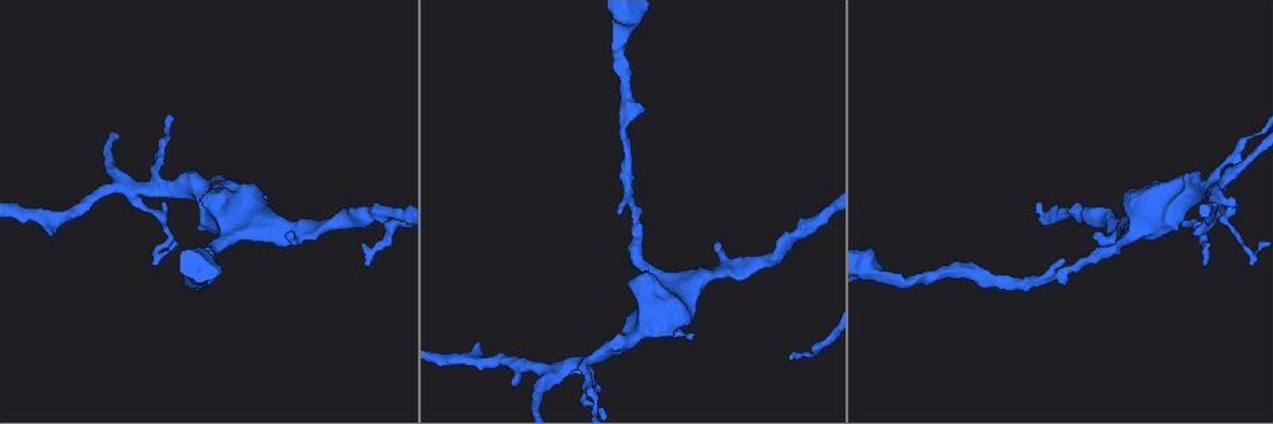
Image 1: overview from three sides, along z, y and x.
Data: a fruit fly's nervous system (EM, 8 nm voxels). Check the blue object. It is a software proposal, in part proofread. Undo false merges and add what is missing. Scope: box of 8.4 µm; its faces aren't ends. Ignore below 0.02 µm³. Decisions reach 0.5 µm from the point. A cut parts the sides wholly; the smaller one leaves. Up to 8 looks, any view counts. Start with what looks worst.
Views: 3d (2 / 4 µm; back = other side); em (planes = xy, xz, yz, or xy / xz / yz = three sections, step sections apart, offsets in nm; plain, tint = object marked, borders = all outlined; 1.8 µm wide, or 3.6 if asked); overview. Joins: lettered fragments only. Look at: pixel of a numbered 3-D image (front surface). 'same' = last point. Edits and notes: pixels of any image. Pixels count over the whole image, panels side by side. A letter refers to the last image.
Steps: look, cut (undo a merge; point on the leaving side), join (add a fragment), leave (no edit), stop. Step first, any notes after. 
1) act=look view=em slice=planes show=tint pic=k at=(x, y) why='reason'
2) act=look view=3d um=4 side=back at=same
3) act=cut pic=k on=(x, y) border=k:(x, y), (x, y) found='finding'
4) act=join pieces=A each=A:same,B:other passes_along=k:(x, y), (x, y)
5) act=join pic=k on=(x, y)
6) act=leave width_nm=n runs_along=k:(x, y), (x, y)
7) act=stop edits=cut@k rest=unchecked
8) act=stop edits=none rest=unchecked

act=look view=3d um=4 side=back pic=1 at=(555, 370) why='abrupt turn'

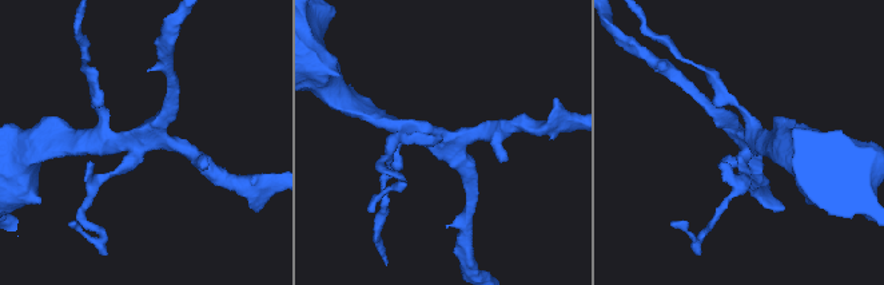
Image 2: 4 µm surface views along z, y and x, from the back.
act=look view=em slice=xy step=4 show=tint pic=2 at=(142, 140) arms=4

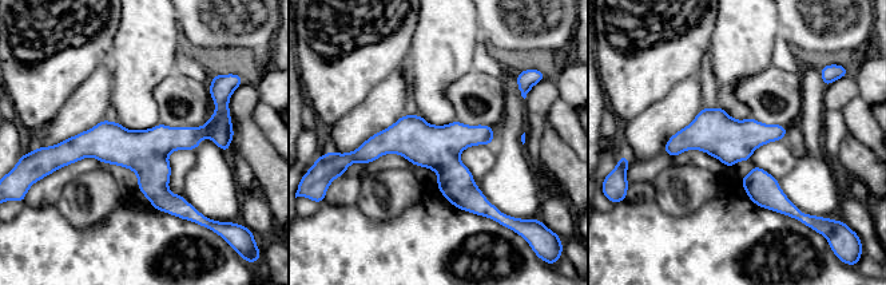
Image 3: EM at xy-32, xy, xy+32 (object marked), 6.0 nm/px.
act=look view=em slice=yz step=8 show=borders at=same

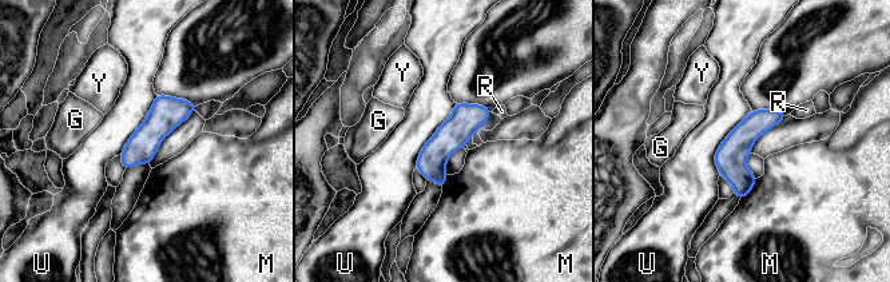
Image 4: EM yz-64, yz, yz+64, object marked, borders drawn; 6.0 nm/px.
act=leave width_nm=190 each=G:other,M:other,R:other,U:other,Y:other border=4:(456, 103), (421, 149), (414, 167) found='continuous, no second cell'

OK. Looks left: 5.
act=look view=em slice=yz step=4 show=plain pic=1 at=(287, 235) why='an open end'

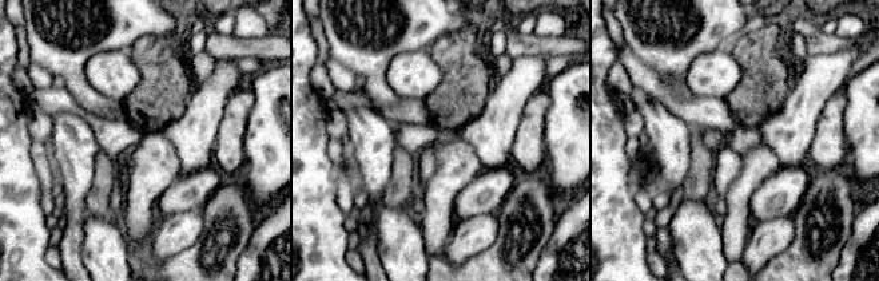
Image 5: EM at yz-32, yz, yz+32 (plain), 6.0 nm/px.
act=look view=em slice=yz step=4 show=tint at=same

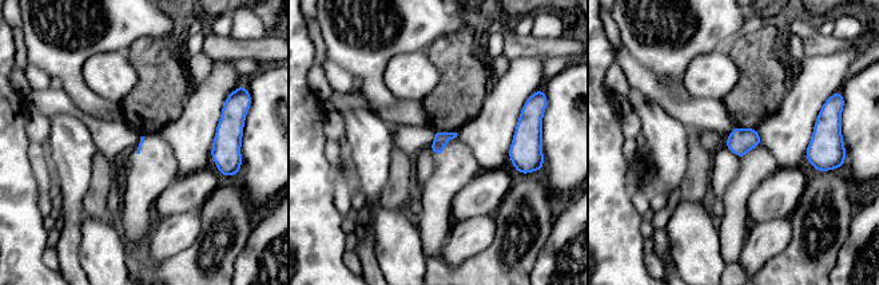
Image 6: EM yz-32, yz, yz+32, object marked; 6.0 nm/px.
act=look view=em slice=yz step=4 show=borders at=same why='see the neighbours'

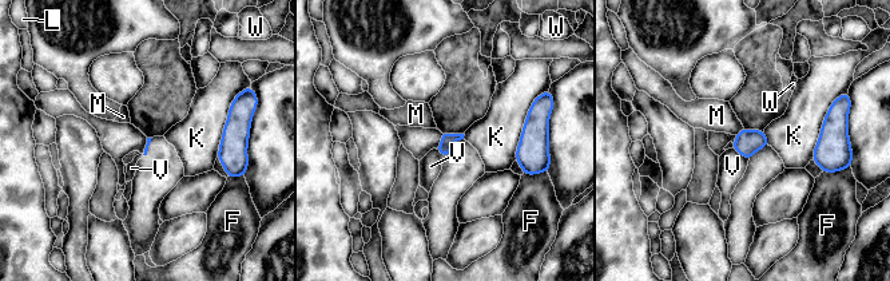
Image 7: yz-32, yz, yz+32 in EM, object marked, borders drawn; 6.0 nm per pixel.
act=leave each=F:other,K:other,L:other,M:other,V:other,W:other border=7:(732, 147), (749, 159) found='no lettered fragment goes on from it'

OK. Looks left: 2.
act=look view=em slice=planes show=borders pic=1 at=(478, 345) why='free end'

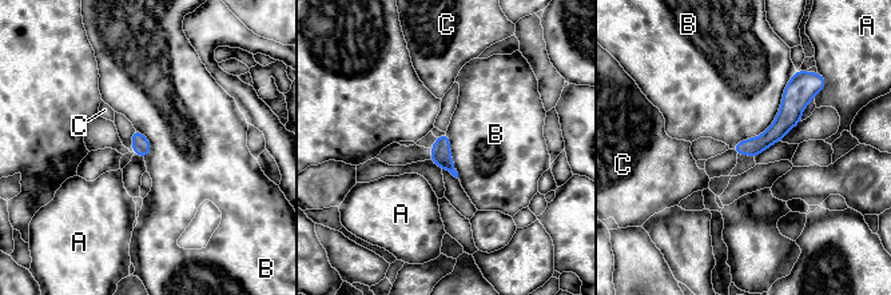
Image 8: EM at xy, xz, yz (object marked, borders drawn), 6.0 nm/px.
act=leave each=A:other,B:other,C:other border=8:(796, 71), (775, 119), (732, 148) found='no lettered fragment goes on from it'

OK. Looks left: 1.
act=stop edits=none rest=unchecked

